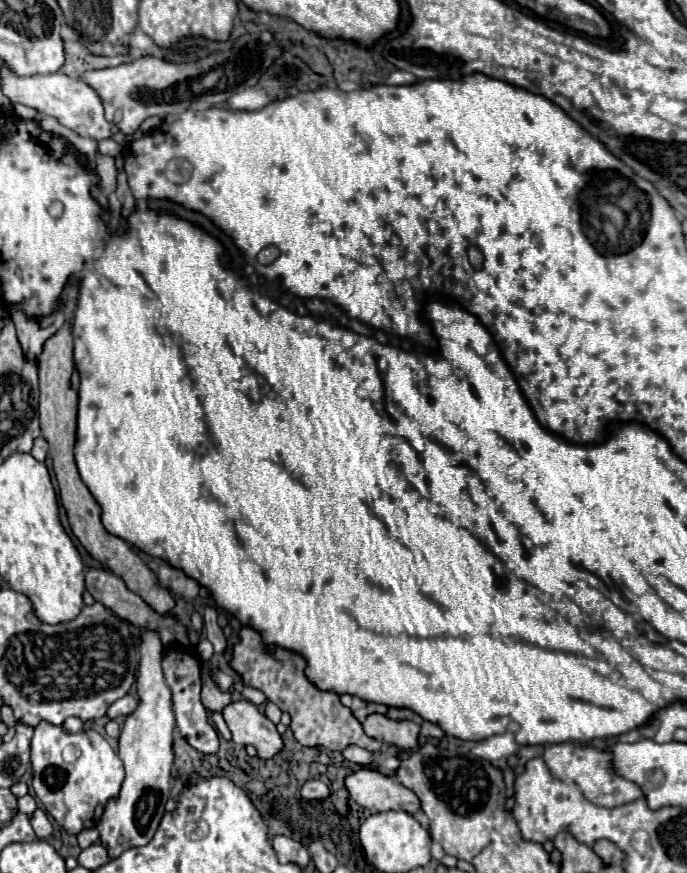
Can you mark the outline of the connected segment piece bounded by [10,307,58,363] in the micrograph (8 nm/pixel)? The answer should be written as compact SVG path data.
M10 307L10 317L18 329L18 341L24 349L24 355L28 361L36 361L38 363L38 357L46 345L46 341L58 331L54 327L46 327L42 329L40 323L36 319L30 319L26 317L20 307Z

